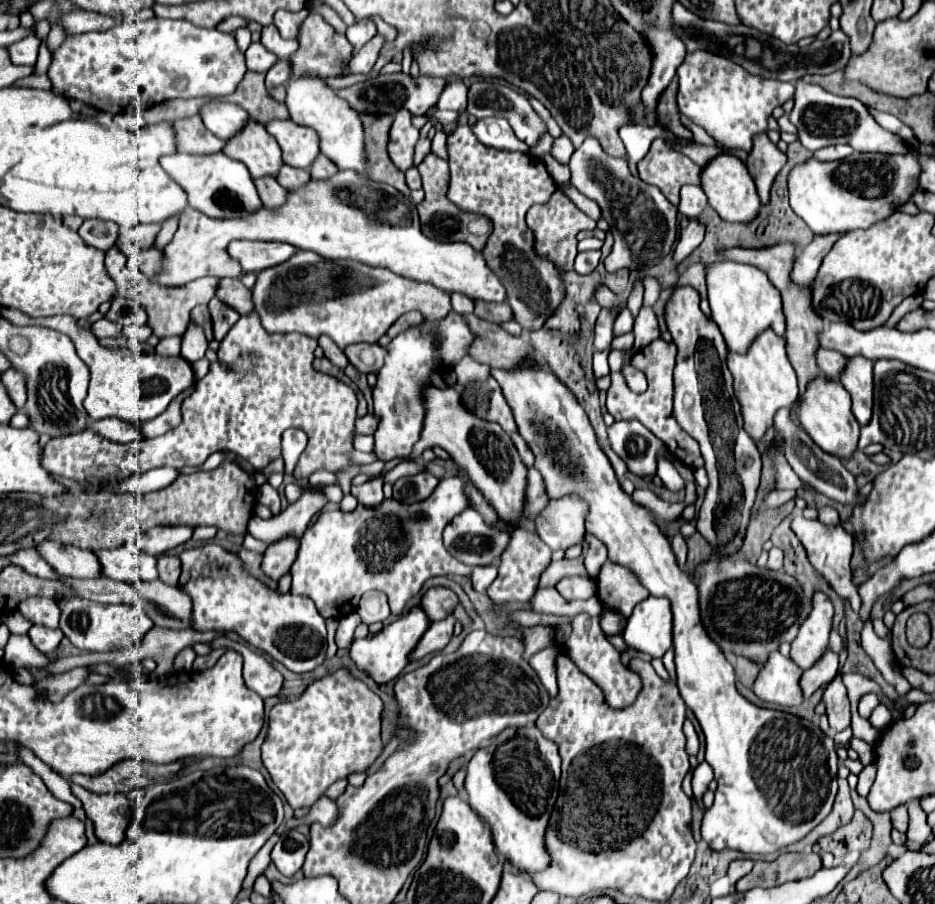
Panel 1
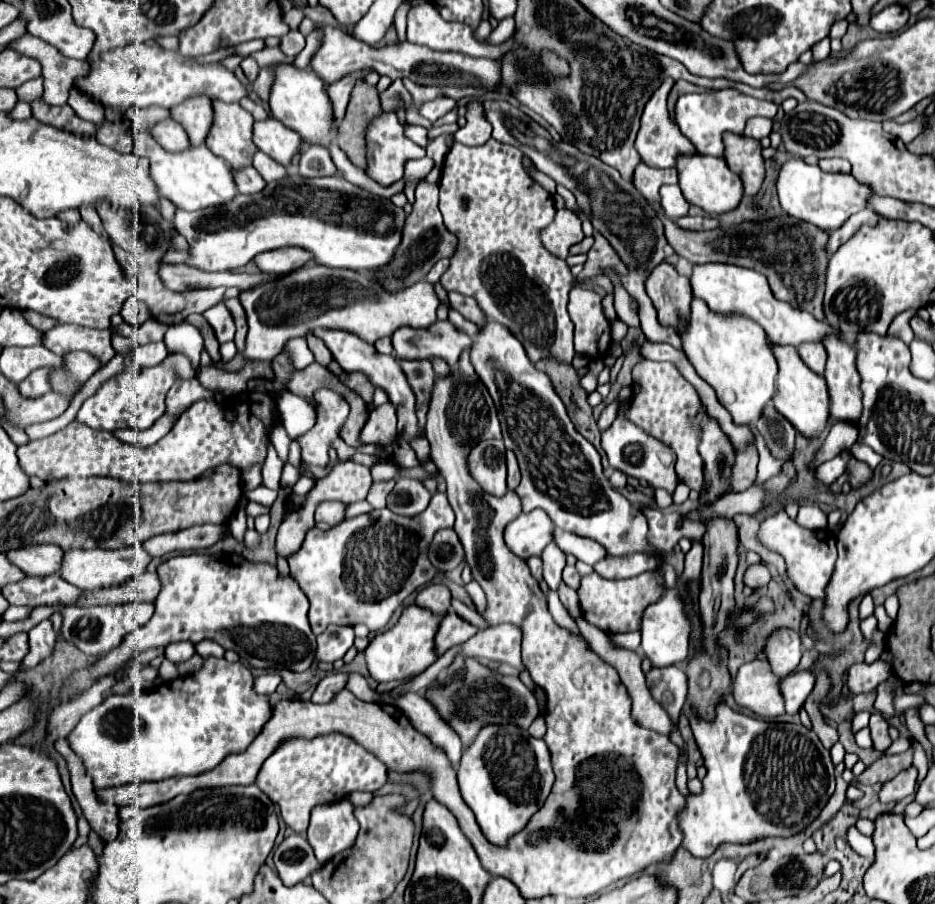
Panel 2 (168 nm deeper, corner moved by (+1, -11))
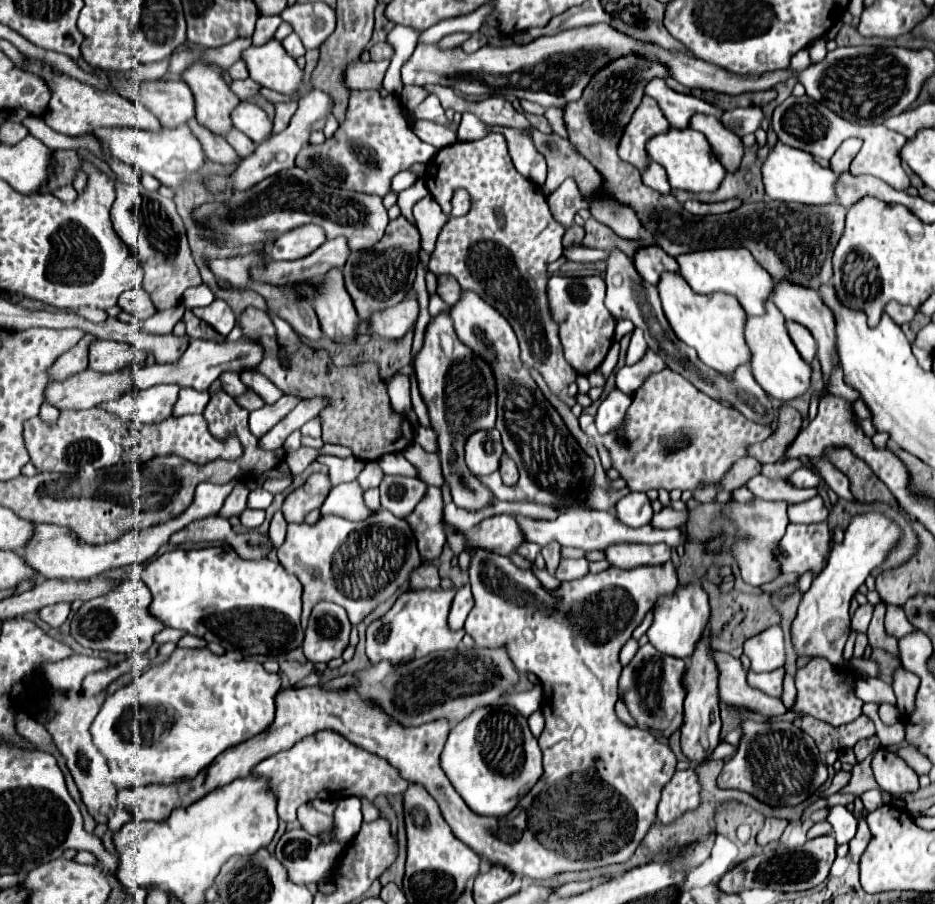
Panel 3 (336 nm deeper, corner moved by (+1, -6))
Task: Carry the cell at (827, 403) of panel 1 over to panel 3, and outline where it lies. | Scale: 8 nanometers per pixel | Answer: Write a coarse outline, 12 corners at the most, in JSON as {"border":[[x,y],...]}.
{"border":[[773,302],[747,318],[753,376],[781,402],[811,390]]}

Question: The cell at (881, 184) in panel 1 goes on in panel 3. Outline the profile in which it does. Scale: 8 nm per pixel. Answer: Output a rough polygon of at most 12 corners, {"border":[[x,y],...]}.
{"border":[[777,142],[763,170],[773,200],[827,206],[839,176]]}

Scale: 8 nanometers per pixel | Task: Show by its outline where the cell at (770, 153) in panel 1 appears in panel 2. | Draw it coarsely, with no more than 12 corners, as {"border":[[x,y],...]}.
{"border":[[723,133],[725,161],[755,195],[765,167],[757,139]]}

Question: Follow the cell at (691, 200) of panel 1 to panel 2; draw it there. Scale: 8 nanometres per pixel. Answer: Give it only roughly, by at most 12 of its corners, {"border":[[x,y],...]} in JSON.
{"border":[[679,185],[659,189],[661,207],[669,219],[687,215],[689,203]]}

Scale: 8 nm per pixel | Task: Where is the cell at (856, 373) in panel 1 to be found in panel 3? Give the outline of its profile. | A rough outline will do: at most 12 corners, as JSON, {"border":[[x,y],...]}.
{"border":[[775,282],[773,300],[819,346],[829,388],[839,366],[835,316],[819,292]]}

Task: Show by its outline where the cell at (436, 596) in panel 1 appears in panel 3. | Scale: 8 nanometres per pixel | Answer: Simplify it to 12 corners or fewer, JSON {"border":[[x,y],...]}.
{"border":[[423,564],[411,574],[411,590],[441,588],[433,564]]}

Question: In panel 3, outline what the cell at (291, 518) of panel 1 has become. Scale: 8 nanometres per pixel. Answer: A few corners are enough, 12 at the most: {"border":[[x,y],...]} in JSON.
{"border":[[357,480],[335,486],[321,514],[365,520],[371,510],[363,502]]}

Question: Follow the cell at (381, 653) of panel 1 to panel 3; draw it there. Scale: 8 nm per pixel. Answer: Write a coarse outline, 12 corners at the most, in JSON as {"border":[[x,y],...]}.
{"border":[[409,590],[367,628],[367,656],[411,662],[455,648],[455,592]]}

